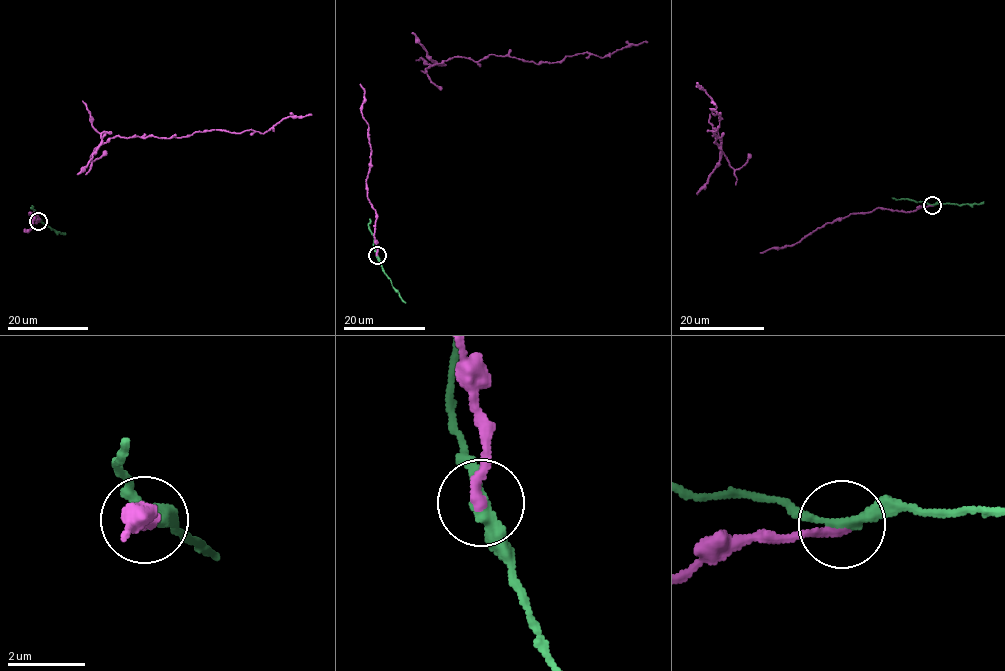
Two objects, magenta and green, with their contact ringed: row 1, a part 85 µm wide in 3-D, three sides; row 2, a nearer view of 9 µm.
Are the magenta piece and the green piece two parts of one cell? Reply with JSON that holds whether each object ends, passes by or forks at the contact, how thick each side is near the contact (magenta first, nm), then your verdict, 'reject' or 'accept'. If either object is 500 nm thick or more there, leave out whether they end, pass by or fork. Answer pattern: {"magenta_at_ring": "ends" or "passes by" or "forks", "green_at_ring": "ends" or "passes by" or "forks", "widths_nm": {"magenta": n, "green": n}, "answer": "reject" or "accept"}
{"magenta_at_ring": "ends", "green_at_ring": "passes by", "widths_nm": {"magenta": 240, "green": 240}, "answer": "reject"}

